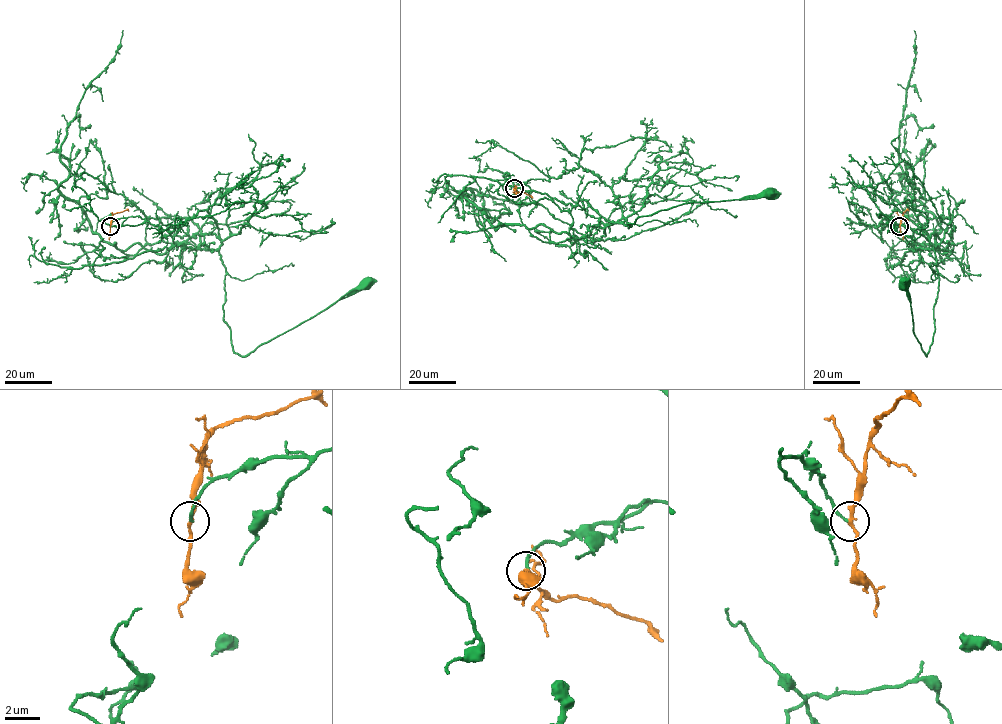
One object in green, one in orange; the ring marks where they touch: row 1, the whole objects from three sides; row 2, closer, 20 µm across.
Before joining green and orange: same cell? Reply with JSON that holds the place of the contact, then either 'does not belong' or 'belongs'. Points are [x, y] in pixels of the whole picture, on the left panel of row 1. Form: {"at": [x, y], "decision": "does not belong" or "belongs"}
{"at": [110, 226], "decision": "belongs"}

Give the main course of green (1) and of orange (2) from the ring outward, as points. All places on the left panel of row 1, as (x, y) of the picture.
1: (110, 227), (138, 216), (173, 231), (206, 210), (218, 229), (225, 268), (224, 321), (242, 356), (365, 282)
2: (110, 227), (114, 214), (128, 211)

